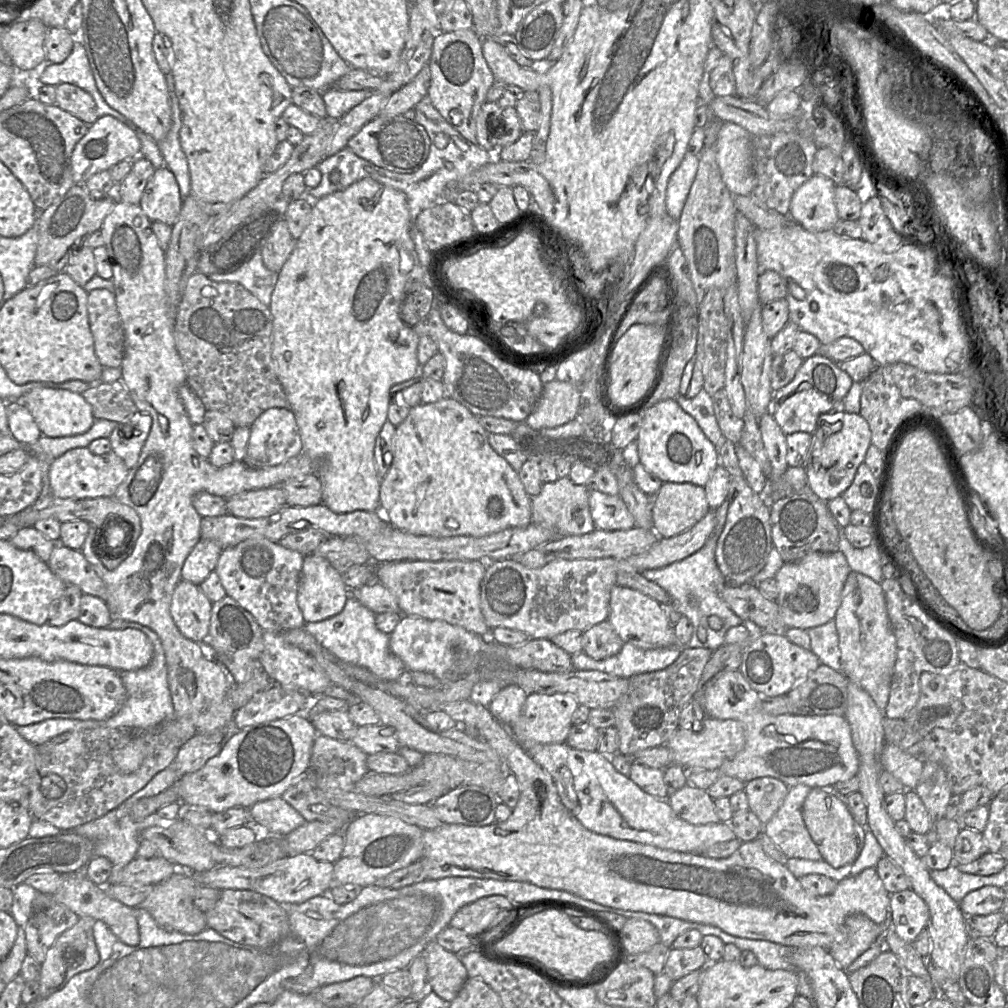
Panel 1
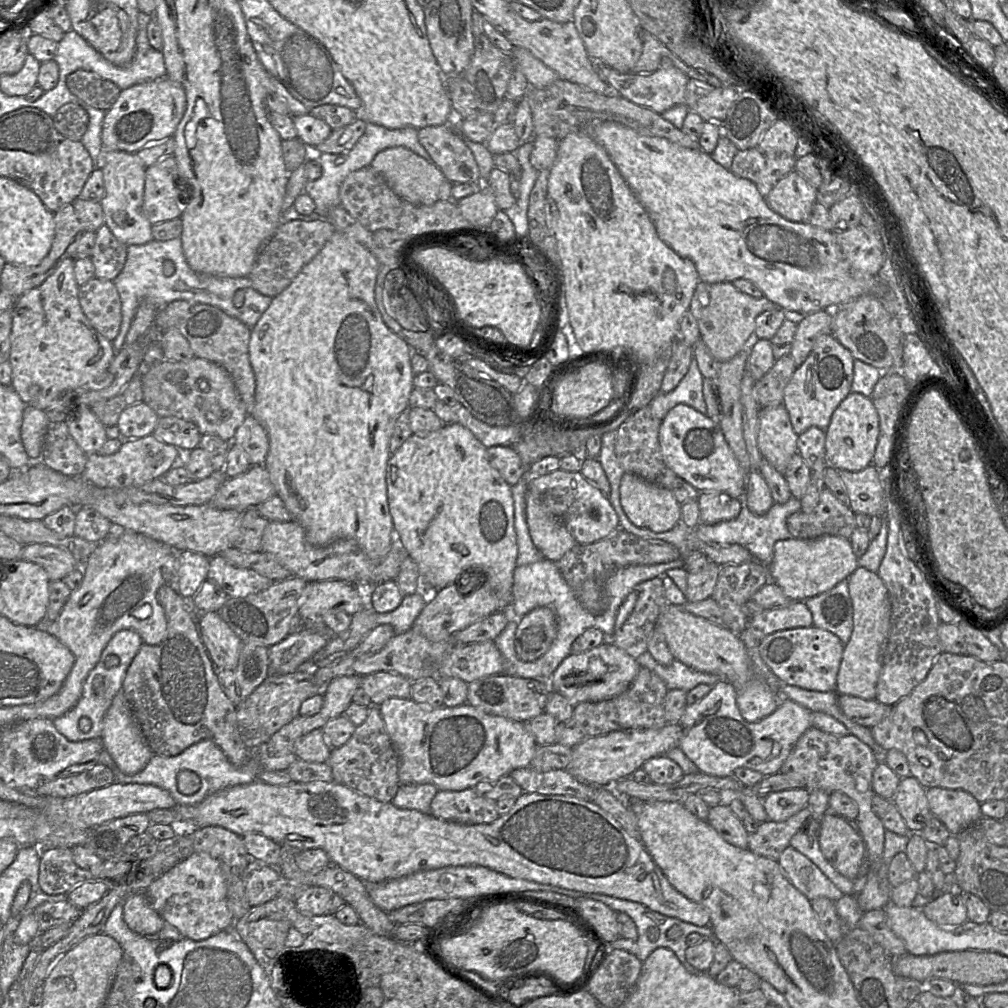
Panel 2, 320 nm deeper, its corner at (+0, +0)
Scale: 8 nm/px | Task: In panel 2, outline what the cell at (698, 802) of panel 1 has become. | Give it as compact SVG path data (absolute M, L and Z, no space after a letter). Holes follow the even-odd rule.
M720 803L710 807L707 822L728 843L741 849L748 849L749 833L728 805Z

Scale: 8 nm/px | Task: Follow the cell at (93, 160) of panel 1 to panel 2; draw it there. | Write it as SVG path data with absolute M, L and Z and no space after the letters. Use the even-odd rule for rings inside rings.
M168 77L138 83L121 90L118 99L106 111L103 120L103 149L136 153L146 144L173 136L186 106L184 88Z

